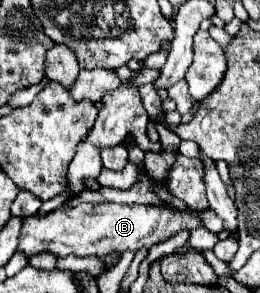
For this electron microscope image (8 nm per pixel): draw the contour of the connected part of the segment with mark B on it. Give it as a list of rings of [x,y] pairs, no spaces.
[[[81,203],[77,207],[57,207],[47,215],[31,215],[23,219],[17,251],[31,259],[37,253],[53,253],[55,257],[77,255],[77,257],[105,257],[115,251],[139,251],[151,249],[157,243],[167,241],[181,229],[193,231],[201,227],[199,211],[177,211],[171,205],[149,207],[149,205],[121,205],[121,203]]]

